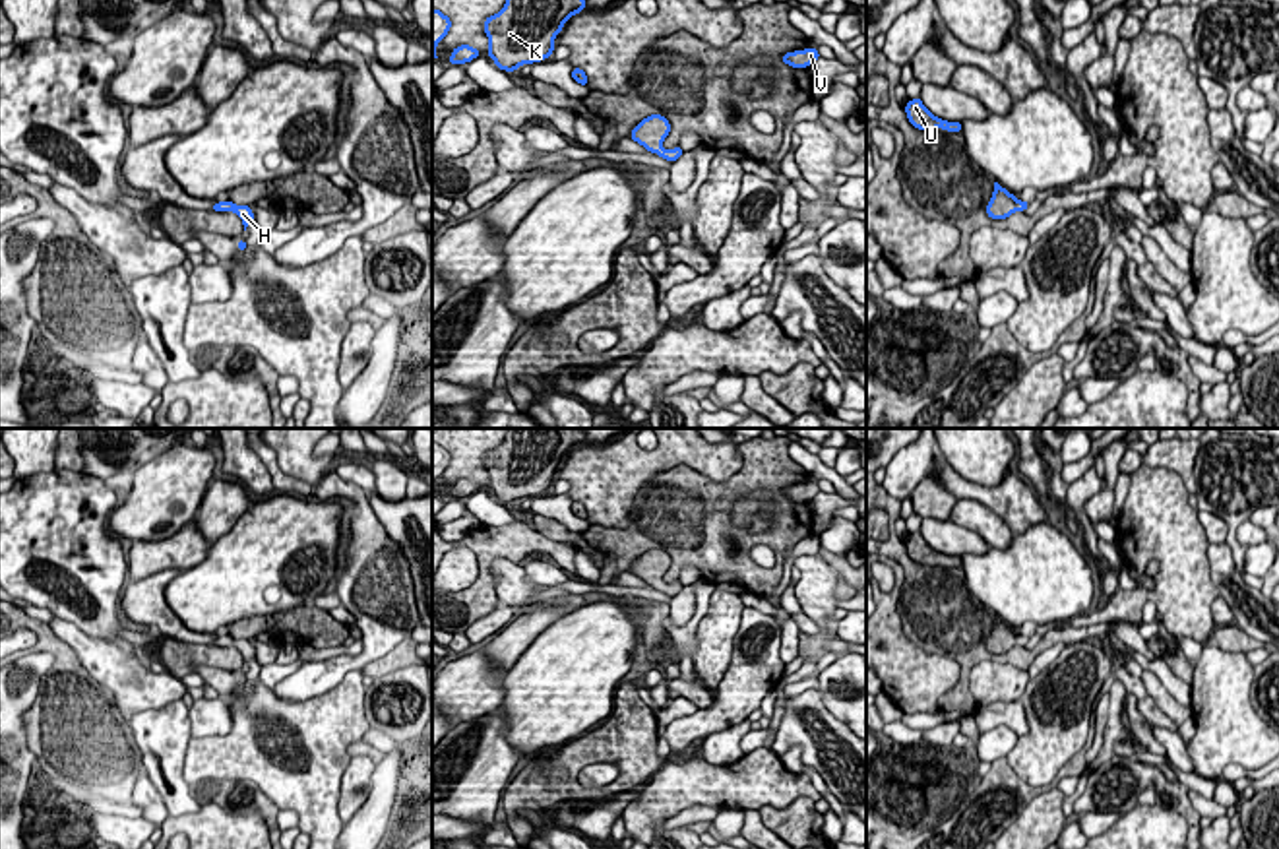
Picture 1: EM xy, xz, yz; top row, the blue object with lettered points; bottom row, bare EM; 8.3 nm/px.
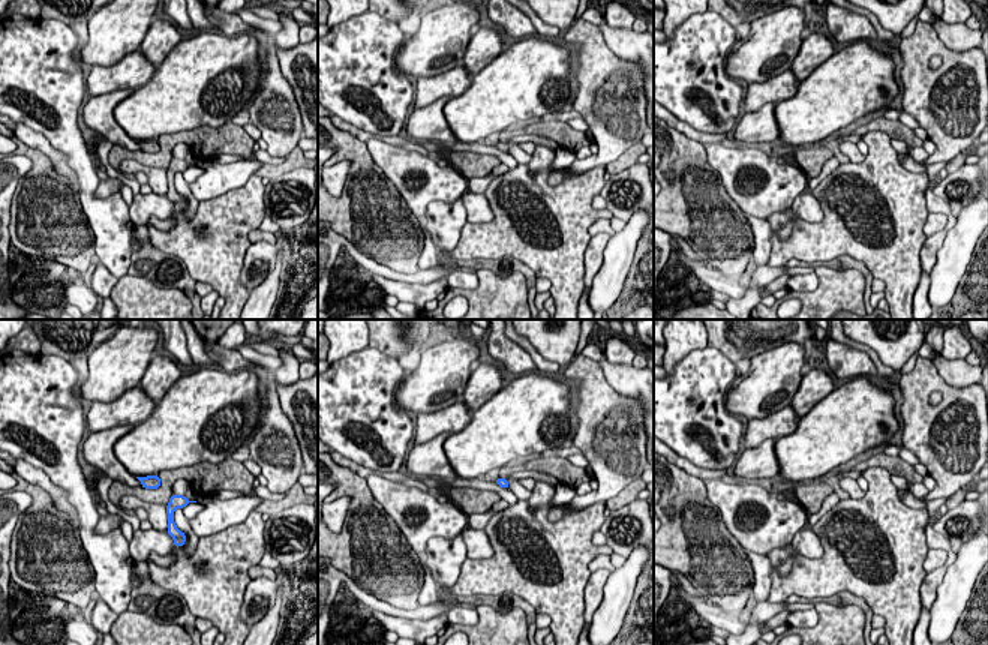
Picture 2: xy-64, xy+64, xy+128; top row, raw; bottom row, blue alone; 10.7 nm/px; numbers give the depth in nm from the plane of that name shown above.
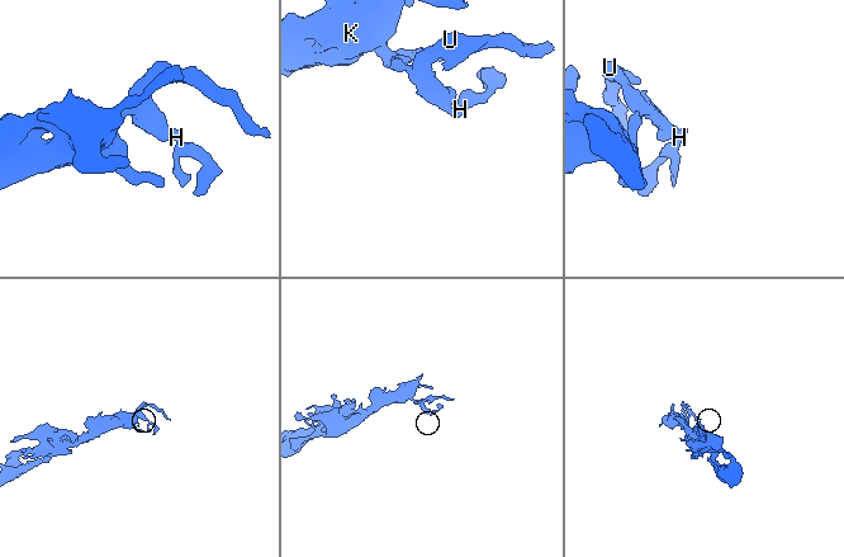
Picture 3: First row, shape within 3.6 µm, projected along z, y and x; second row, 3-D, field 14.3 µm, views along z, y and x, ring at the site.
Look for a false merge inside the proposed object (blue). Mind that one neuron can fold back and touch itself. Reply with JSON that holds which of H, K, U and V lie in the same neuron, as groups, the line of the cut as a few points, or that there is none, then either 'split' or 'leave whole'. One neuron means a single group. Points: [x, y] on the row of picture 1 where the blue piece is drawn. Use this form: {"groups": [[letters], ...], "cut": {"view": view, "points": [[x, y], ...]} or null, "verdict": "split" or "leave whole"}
{"groups": [["H", "K", "U", "V"]], "cut": null, "verdict": "leave whole"}

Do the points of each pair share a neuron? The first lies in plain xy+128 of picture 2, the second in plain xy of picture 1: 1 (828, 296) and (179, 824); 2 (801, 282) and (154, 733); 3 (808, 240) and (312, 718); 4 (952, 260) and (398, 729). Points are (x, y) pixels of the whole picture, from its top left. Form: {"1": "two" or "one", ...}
{"1": "one", "2": "one", "3": "one", "4": "two"}

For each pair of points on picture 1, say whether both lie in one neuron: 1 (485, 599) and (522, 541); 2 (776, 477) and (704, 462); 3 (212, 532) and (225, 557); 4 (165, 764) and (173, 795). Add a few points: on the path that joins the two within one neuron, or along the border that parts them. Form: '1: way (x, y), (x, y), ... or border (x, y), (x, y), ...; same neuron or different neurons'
1: way (485, 580), (485, 561), (502, 543); same neuron
2: border (743, 458), (723, 481), (712, 481), (692, 468); different neurons
3: border (249, 508), (212, 543); different neurons
4: way (165, 772), (175, 787); same neuron

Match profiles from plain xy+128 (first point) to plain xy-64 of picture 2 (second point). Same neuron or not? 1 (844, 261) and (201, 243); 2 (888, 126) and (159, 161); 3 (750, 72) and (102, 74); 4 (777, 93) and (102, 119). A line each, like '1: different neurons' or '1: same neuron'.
1: different neurons
2: same neuron
3: different neurons
4: different neurons

